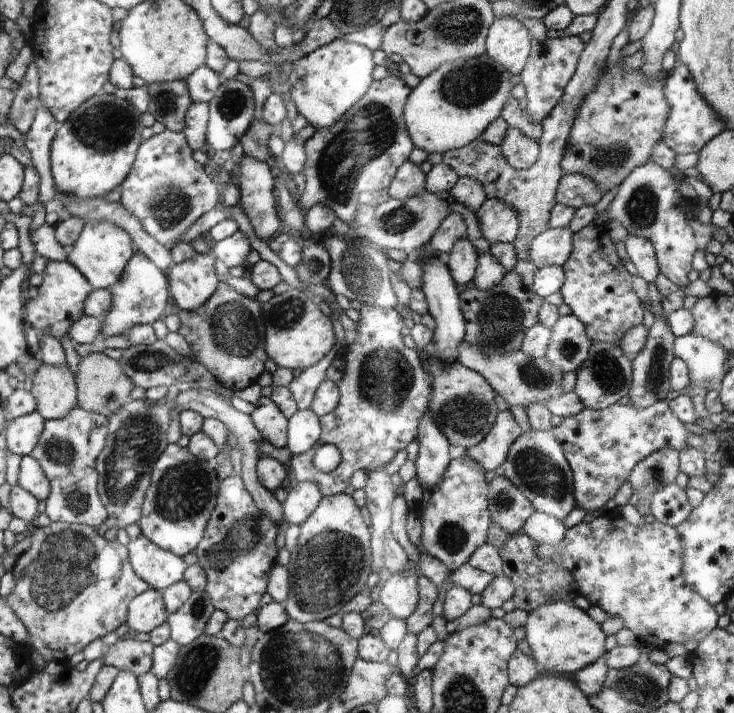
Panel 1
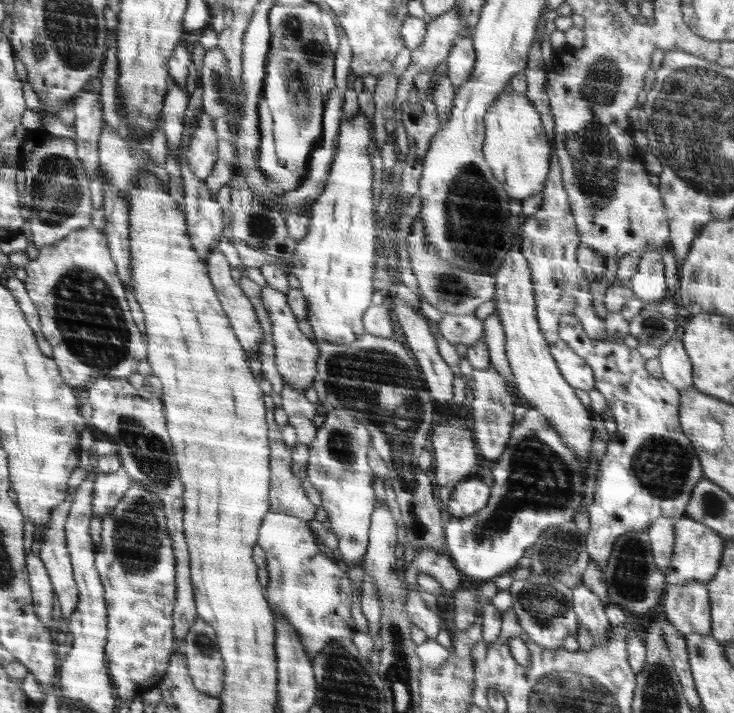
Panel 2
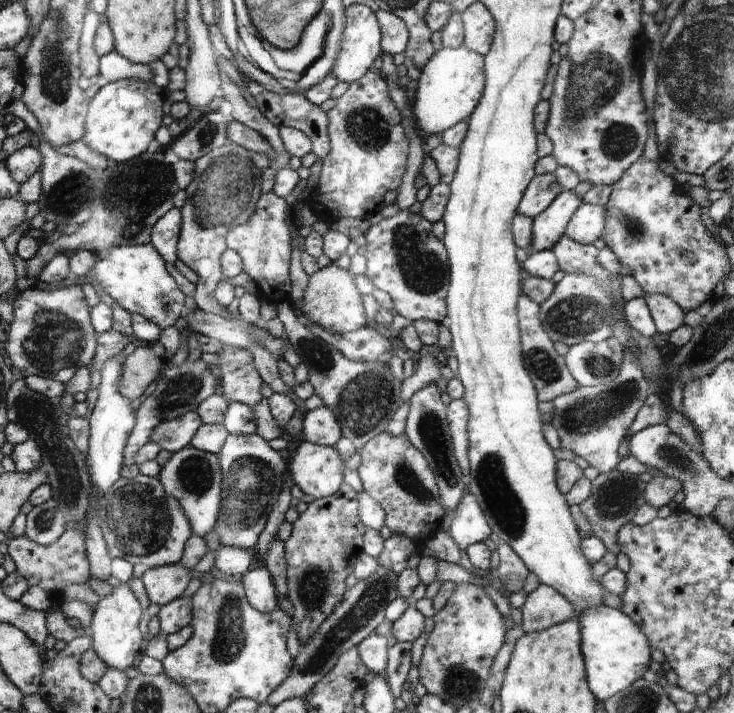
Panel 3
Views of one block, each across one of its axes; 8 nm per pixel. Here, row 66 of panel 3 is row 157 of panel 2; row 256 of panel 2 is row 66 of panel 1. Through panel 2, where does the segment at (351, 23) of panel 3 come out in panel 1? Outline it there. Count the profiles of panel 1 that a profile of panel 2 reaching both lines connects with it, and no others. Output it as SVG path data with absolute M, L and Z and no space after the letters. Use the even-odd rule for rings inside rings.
M344 38L333 40L309 52L300 60L293 62L291 72L287 76L291 84L291 99L294 106L296 106L297 114L302 114L307 124L316 129L332 127L372 86L372 70L374 70L374 62L372 62L372 52L368 50L368 47L347 41Z

